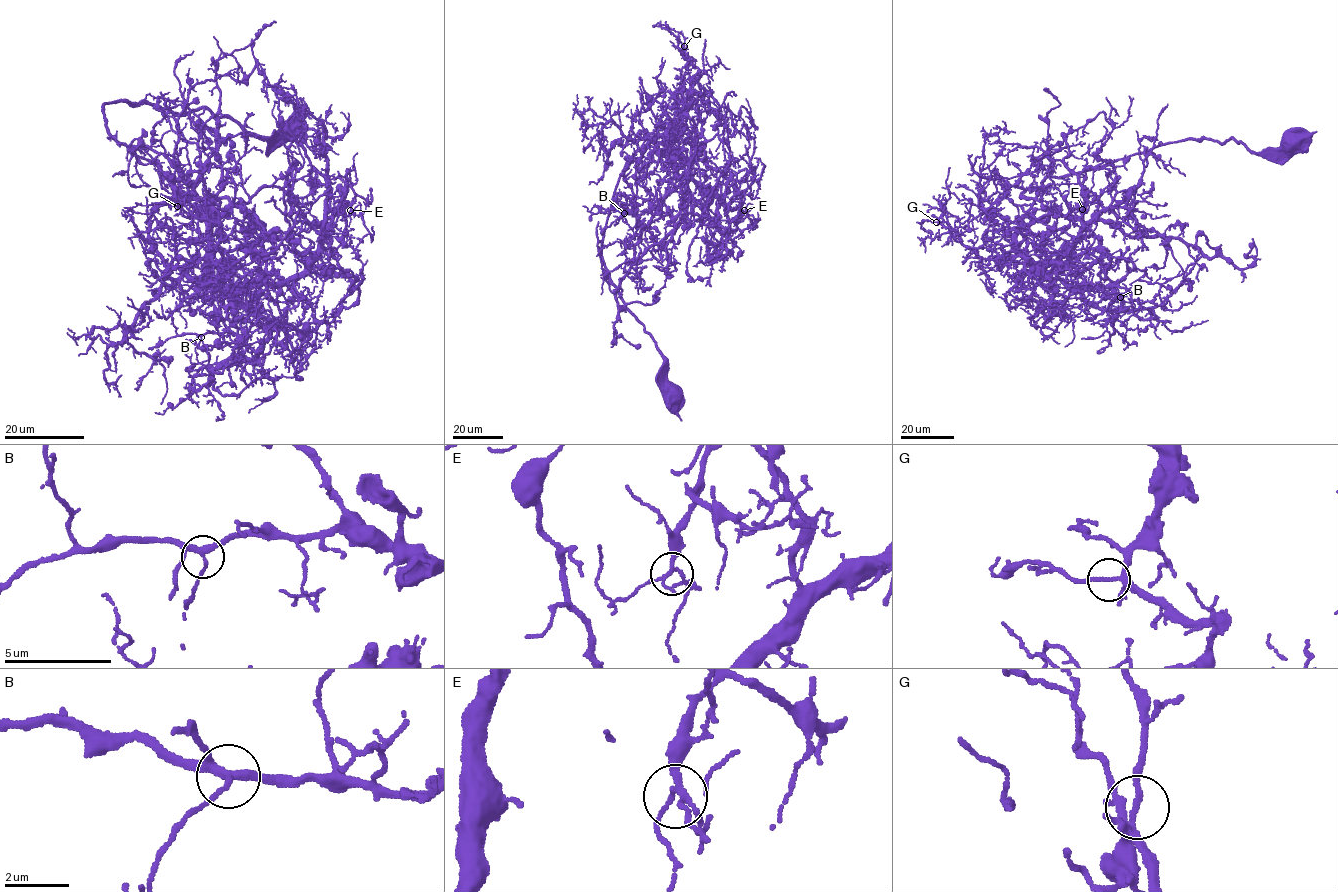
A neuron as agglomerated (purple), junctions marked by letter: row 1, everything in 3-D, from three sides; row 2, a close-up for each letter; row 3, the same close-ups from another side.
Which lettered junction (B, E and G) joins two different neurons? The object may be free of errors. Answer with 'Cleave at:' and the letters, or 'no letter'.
Cleave at: no letter

